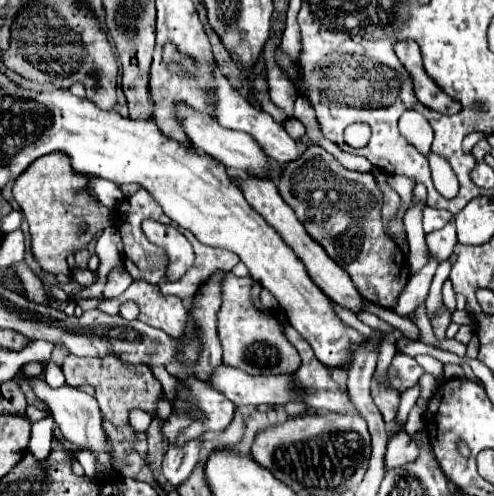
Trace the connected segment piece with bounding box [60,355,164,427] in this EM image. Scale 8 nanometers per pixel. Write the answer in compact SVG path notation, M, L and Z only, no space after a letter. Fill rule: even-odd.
M66 355L64 363L60 365L62 373L66 377L68 385L82 387L82 385L92 385L96 389L94 397L100 405L102 415L114 425L114 427L128 427L128 415L132 409L142 409L150 417L156 415L156 403L164 395L160 381L154 377L150 367L138 365L138 367L126 367L124 363L102 363L98 359L80 359L76 355Z

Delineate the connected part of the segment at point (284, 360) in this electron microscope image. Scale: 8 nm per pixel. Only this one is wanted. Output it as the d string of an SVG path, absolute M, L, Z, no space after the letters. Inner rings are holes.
M232 273L226 275L222 287L224 299L218 311L218 339L224 349L222 361L250 375L294 373L300 367L300 355L284 337L274 313L262 307L258 299L260 289L260 283L256 283L252 277L236 277Z

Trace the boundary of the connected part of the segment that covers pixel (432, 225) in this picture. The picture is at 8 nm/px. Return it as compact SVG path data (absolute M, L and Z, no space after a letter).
M424 207L422 211L422 221L424 221L424 231L430 233L430 231L436 231L440 227L444 227L448 221L454 219L454 215L450 215L448 211L442 211L442 209L432 209L432 207Z

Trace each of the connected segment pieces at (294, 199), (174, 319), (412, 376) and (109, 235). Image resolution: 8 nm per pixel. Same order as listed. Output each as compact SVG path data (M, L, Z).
M310 145L298 159L282 167L278 191L294 209L306 233L350 275L362 297L380 307L394 307L410 273L406 257L384 233L380 221L384 197L374 175L348 171L328 151Z
M134 281L124 293L124 301L132 299L140 307L140 321L162 329L166 335L180 339L186 333L186 317L188 309L178 297L162 297L158 287L150 287L148 283Z
M397 353L392 359L392 365L388 369L388 383L398 393L406 391L408 387L416 385L422 377L422 369L413 357Z
M106 227L96 241L96 255L100 259L98 265L98 281L92 287L84 288L74 298L102 297L108 273L116 267L124 268L124 245L116 227Z

